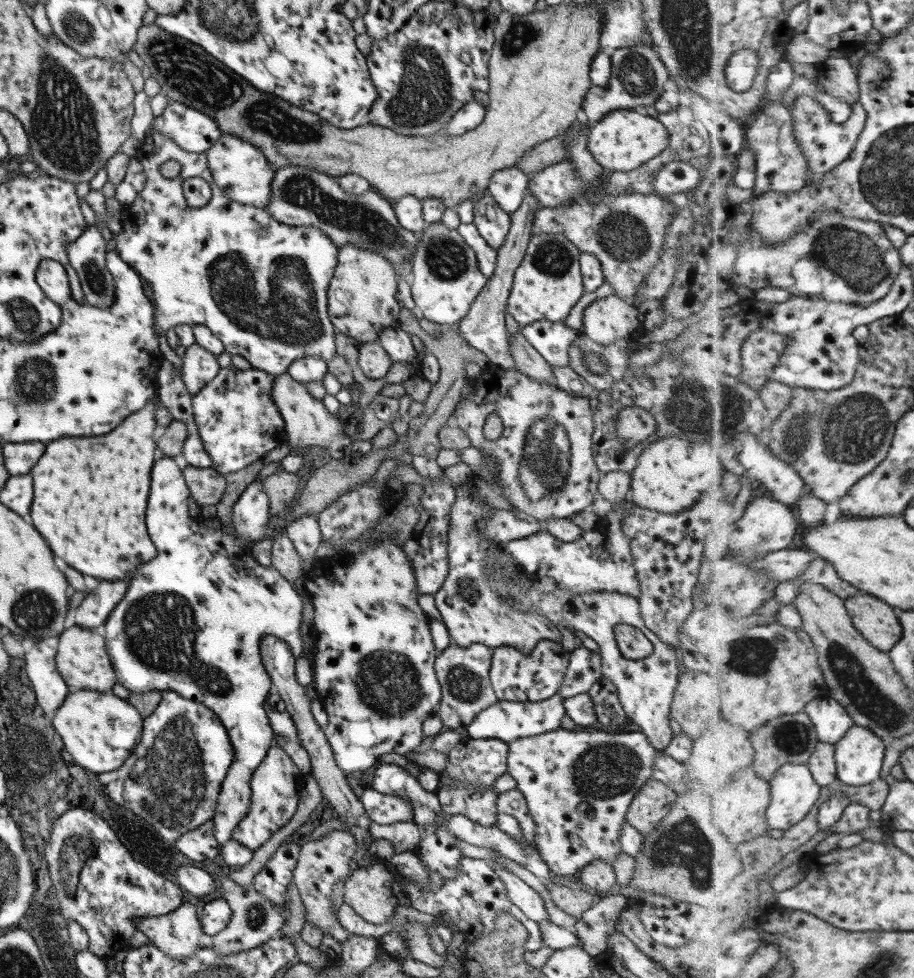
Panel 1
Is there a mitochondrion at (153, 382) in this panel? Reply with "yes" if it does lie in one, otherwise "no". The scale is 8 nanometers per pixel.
no

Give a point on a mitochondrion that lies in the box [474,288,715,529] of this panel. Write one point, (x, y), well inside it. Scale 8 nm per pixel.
(544, 457)

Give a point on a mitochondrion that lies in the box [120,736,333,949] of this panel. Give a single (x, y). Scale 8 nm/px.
(152, 846)

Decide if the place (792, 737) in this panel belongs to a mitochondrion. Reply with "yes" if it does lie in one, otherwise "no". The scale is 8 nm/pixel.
yes

